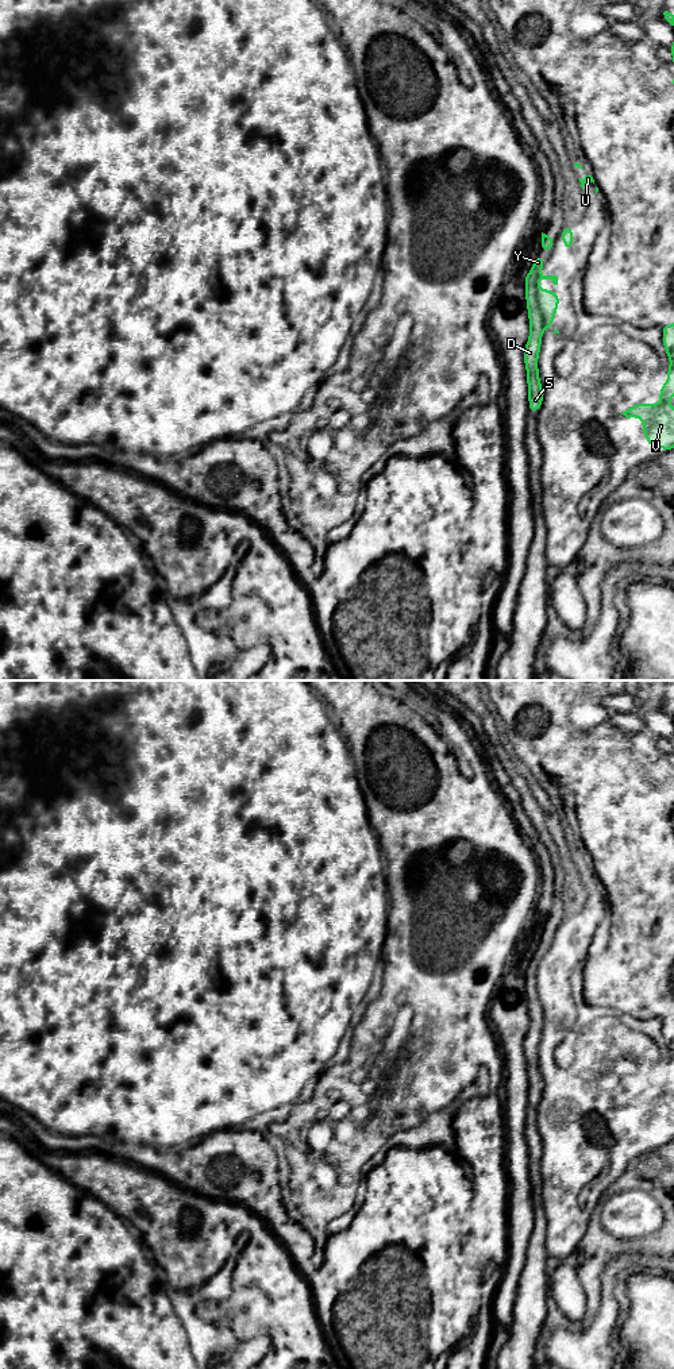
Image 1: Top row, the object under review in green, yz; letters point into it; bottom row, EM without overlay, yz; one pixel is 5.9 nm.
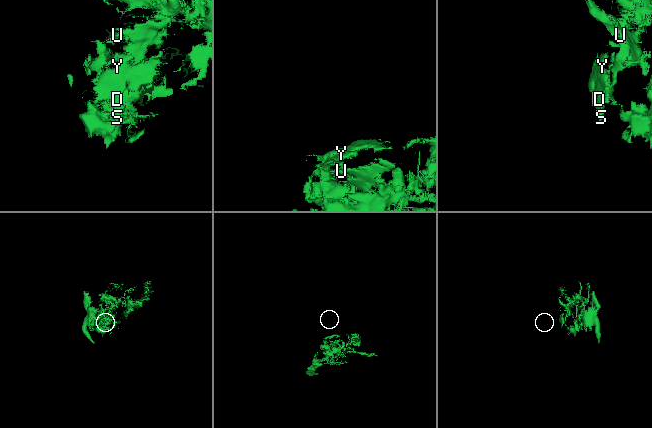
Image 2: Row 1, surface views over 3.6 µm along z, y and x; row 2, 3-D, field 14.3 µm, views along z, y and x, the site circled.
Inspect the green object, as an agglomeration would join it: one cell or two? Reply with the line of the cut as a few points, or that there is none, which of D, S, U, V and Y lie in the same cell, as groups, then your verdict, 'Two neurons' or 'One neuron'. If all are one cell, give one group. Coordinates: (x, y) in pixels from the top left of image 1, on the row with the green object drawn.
Split along yz (536, 281), (536, 301), (545, 327). Groups: D S Y / U V. Two neurons

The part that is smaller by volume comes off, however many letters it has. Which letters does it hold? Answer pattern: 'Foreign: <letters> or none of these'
Foreign: D, S, Y

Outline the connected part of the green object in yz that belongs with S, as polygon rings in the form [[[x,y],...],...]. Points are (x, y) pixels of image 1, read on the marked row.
[[[538,255],[535,262],[524,279],[525,285],[525,300],[529,317],[529,339],[524,347],[524,363],[527,369],[527,382],[528,382],[528,401],[529,412],[536,412],[542,406],[543,389],[539,379],[538,358],[540,352],[540,340],[544,331],[543,316],[540,313],[536,297],[536,282],[540,270],[544,265],[544,259]]]

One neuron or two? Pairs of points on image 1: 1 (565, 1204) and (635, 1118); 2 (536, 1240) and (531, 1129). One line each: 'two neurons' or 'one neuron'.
1: one neuron
2: one neuron

